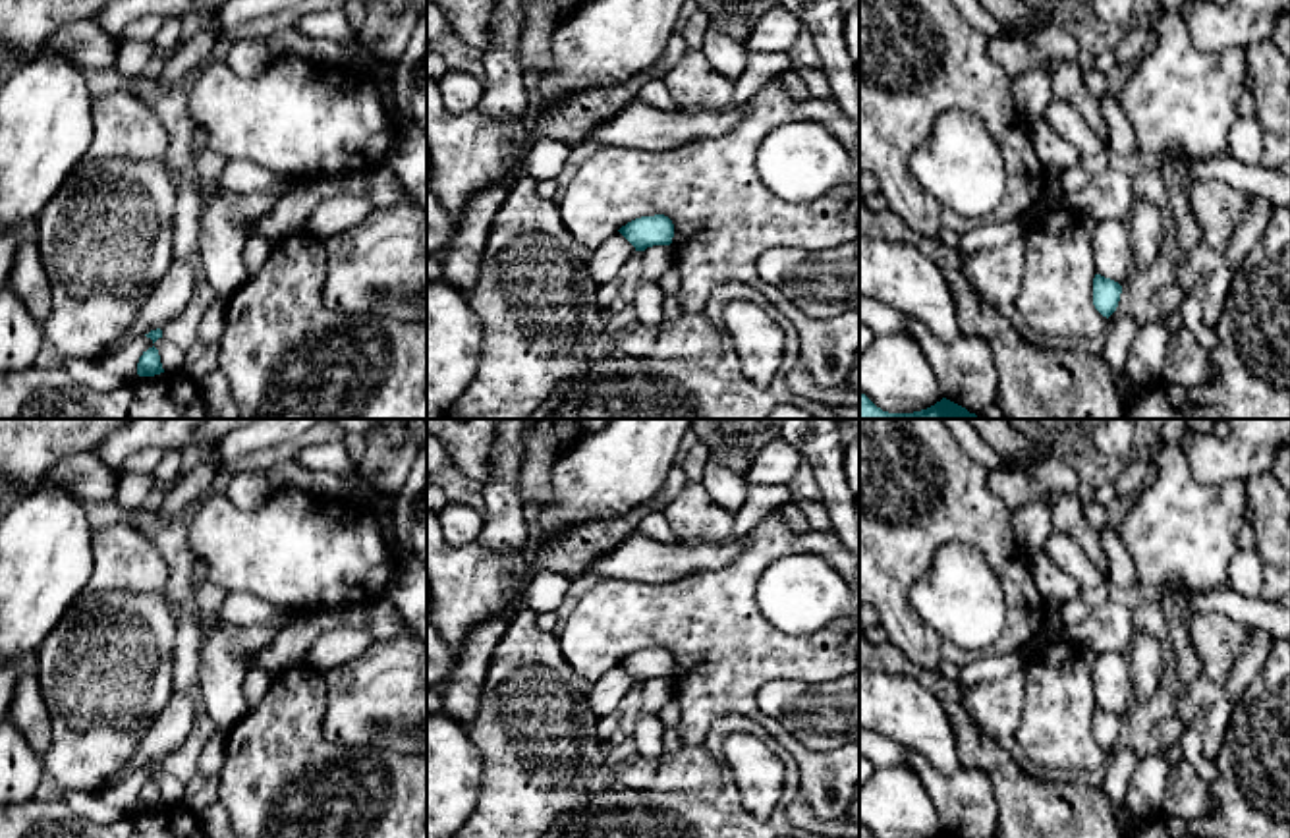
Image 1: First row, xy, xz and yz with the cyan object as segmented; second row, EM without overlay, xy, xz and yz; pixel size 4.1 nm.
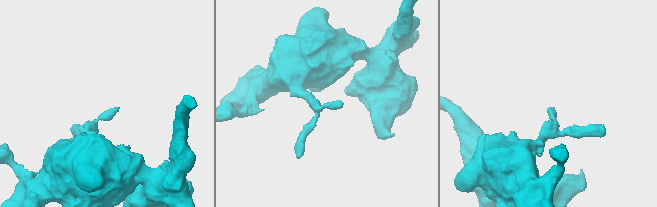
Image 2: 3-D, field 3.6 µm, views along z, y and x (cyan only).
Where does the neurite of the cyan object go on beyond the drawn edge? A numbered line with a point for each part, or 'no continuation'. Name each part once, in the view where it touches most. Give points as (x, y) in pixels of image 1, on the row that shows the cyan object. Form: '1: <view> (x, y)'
no continuation

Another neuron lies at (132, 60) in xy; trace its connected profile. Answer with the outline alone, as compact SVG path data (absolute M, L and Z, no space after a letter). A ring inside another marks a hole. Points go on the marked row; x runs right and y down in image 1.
M118 37L116 70L124 77L147 75L149 62L154 58L154 41L129 41Z

